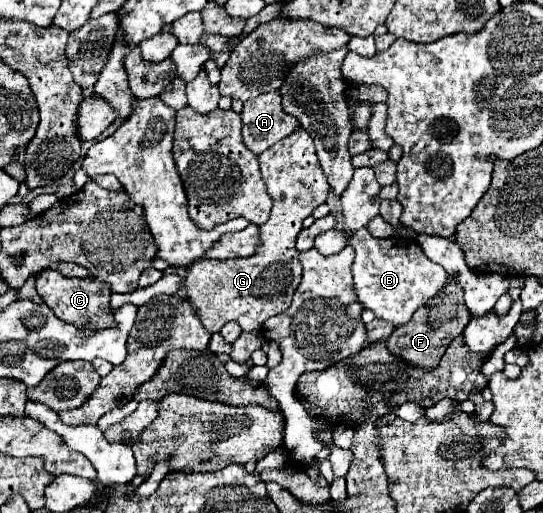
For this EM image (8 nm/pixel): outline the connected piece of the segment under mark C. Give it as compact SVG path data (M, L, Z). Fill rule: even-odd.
M45 269L35 275L35 289L63 321L69 321L77 327L113 327L113 311L109 307L111 289L97 279L67 279L53 269Z

